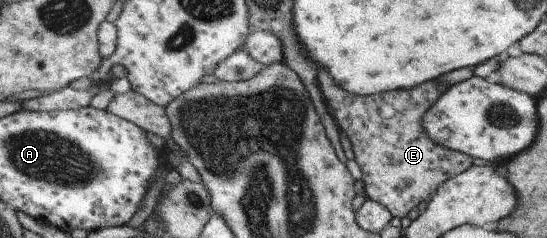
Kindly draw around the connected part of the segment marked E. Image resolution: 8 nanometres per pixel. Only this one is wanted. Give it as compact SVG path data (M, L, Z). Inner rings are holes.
M326 68L319 69L318 76L324 100L326 100L339 129L349 138L353 147L355 162L364 172L363 182L366 199L380 202L392 212L394 217L404 218L414 208L418 208L422 202L428 204L430 198L436 196L436 192L438 192L438 188L442 187L442 184L463 174L473 166L474 158L472 156L436 144L424 130L424 114L440 100L440 96L443 96L449 90L450 87L446 84L440 84L439 86L438 82L431 81L430 83L420 84L420 86L414 86L412 89L399 89L376 95L358 96L340 88Z

